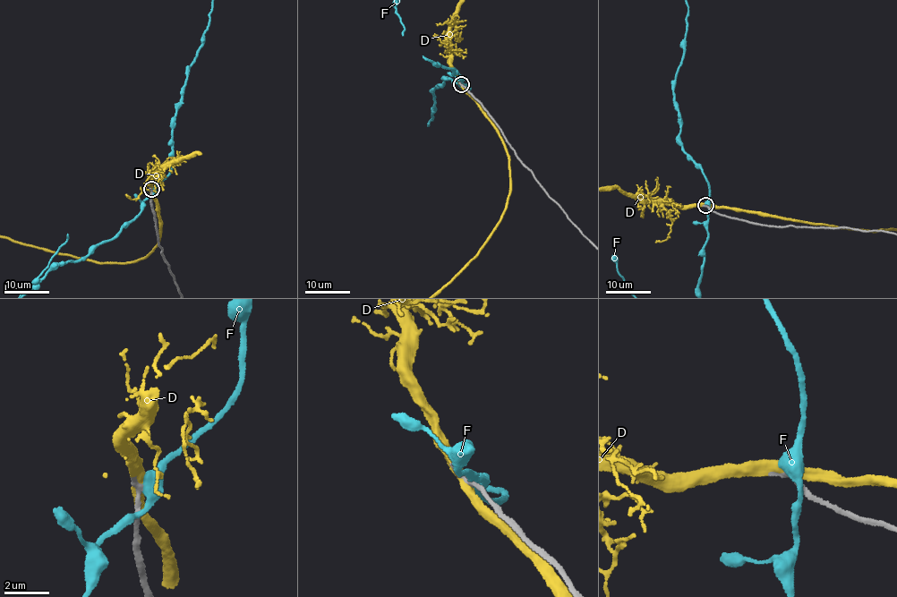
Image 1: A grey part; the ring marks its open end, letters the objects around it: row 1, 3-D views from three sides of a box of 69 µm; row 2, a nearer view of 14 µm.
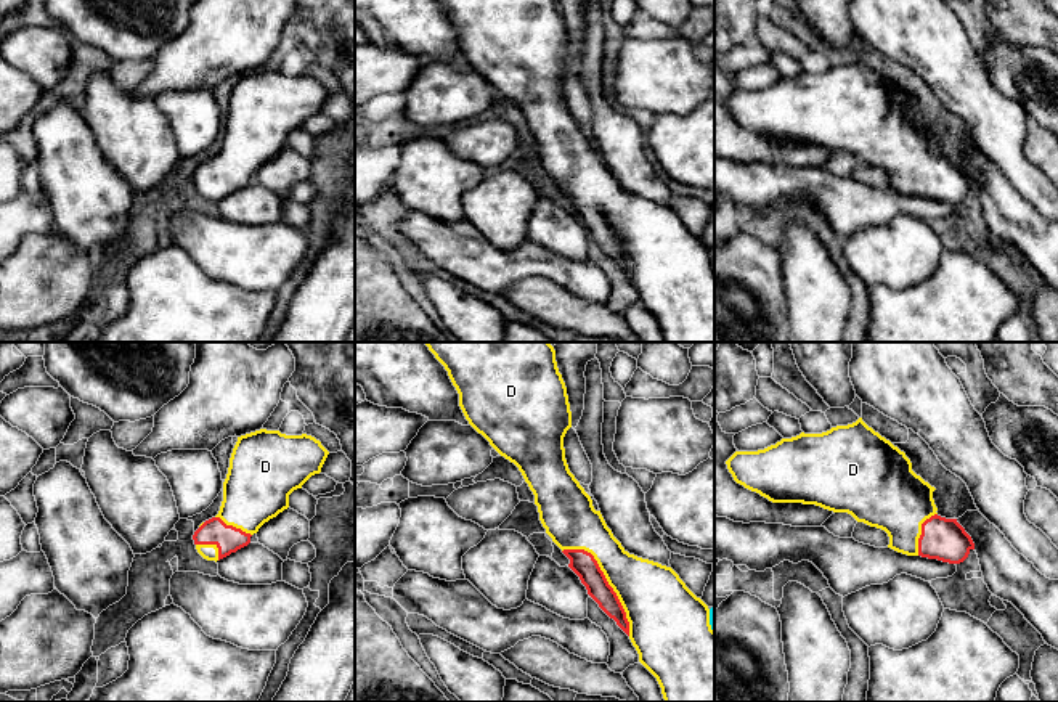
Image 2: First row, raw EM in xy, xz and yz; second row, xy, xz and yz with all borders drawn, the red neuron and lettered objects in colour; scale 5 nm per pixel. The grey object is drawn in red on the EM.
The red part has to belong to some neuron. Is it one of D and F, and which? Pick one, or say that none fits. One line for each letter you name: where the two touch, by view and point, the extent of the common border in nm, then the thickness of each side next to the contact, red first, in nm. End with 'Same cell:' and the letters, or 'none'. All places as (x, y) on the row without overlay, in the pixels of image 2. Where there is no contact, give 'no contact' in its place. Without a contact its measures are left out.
D: xz (607, 222) | 550 nm | 120/320 nm
Same cell: D

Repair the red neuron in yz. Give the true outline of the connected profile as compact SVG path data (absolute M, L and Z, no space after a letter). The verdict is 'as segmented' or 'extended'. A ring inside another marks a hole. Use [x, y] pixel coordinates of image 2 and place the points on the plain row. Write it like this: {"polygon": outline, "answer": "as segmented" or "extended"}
{"polygon": "M862 58L822 74L801 72L764 90L735 92L726 104L737 124L772 143L816 145L833 153L848 153L857 162L885 170L889 177L888 188L897 193L960 204L975 190L971 177L957 159L936 153L936 129L912 111L904 92L869 67Z", "answer": "extended"}

